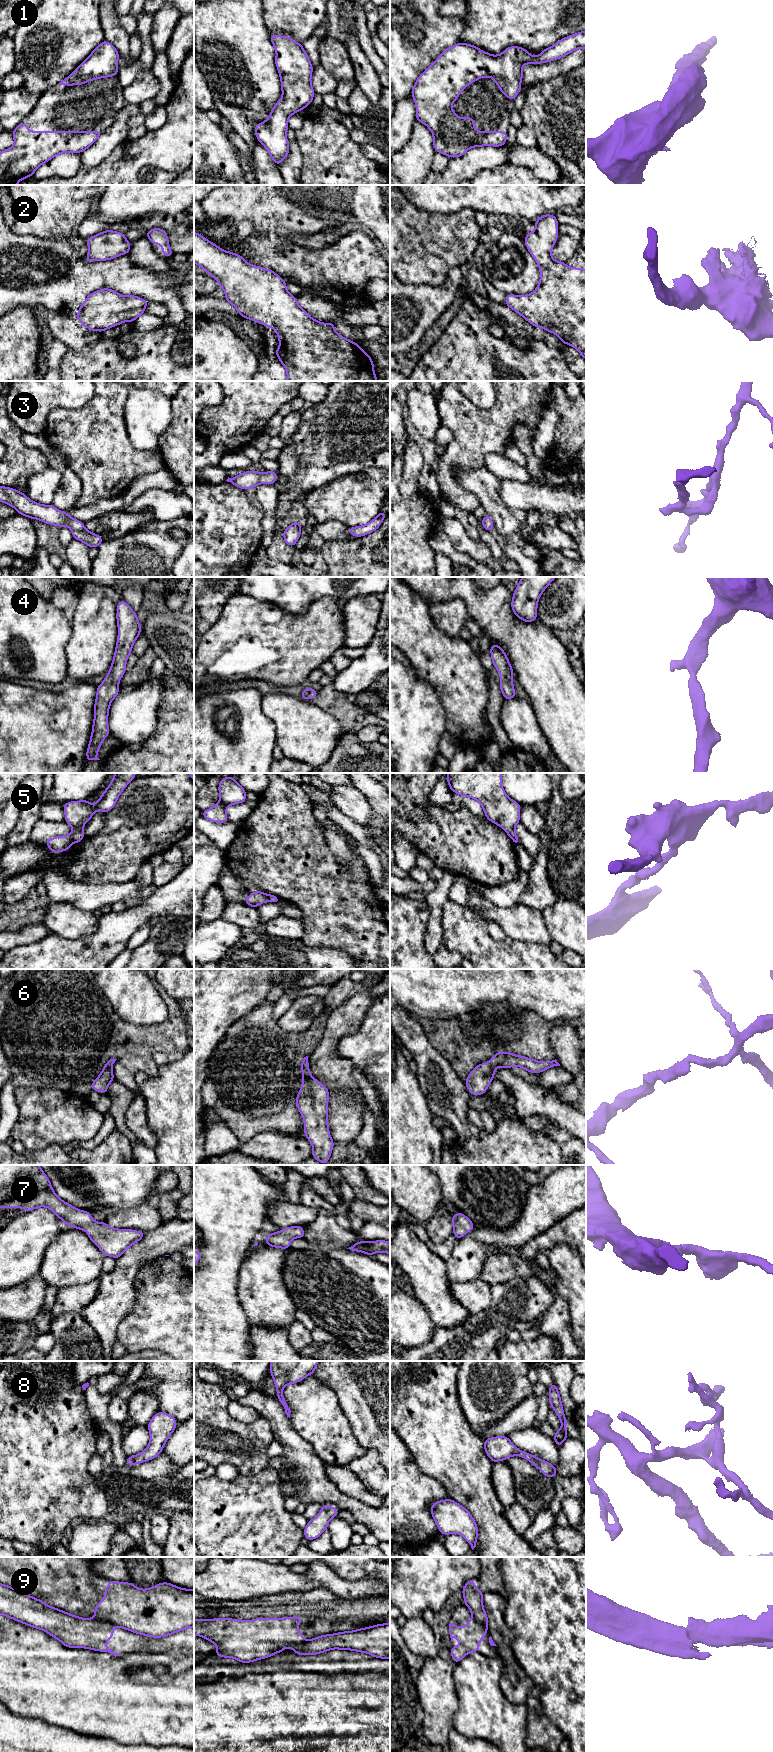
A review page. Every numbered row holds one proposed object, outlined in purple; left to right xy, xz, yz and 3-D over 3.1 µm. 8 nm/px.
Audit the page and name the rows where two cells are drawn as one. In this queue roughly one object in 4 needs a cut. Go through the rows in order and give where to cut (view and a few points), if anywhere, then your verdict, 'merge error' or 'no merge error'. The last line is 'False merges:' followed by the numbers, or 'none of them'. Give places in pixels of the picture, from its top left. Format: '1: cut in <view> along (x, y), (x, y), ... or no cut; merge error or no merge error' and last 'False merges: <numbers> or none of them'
1: no cut; no merge error
2: no cut; no merge error
3: no cut; no merge error
4: no cut; no merge error
5: cut in xy along (69, 836), (73, 842); merge error
6: no cut; no merge error
7: no cut; no merge error
8: no cut; no merge error
9: cut in xy along (94, 1617), (114, 1624); merge error
False merges: 5, 9

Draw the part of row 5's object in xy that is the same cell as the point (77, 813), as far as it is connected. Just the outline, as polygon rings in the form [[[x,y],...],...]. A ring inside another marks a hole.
[[[114,773],[111,783],[95,804],[89,803],[87,799],[63,804],[64,821],[73,828],[70,834],[73,843],[83,840],[84,823],[89,821],[95,812],[101,810],[106,813],[115,807],[118,797],[135,777],[136,773]]]

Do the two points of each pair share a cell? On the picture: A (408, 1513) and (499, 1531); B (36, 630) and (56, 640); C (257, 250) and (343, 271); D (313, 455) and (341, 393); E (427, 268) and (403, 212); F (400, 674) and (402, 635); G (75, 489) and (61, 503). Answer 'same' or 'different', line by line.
A: different
B: same
C: same
D: same
E: same
F: different
G: same

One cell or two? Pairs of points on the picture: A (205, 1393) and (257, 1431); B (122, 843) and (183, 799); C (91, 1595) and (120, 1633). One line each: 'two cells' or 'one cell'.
A: one cell
B: one cell
C: two cells

